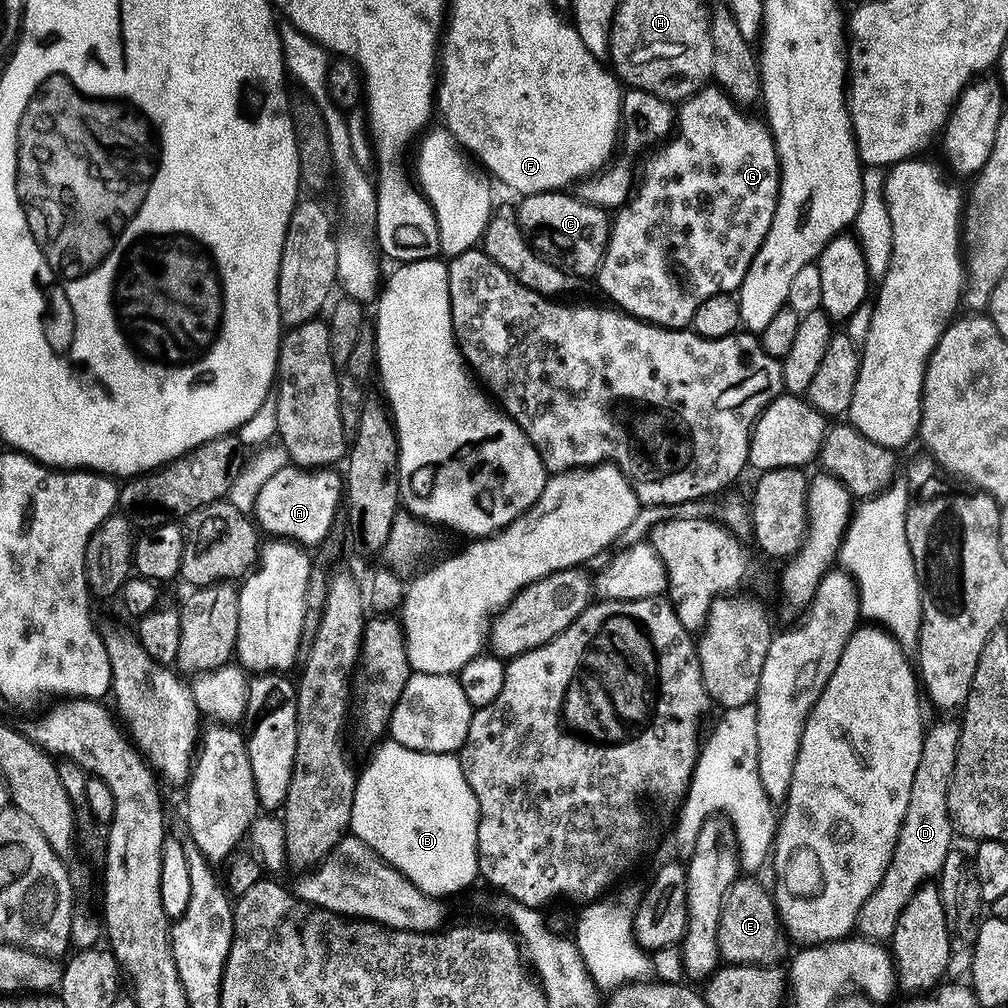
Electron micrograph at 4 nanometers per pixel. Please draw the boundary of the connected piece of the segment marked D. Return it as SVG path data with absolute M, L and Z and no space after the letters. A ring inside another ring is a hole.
M955 719L940 720L925 731L922 758L918 758L918 770L914 770L914 786L910 786L910 802L906 802L906 818L902 818L890 866L886 866L882 882L878 882L874 894L866 898L856 919L855 931L861 937L873 942L891 941L906 902L910 902L921 884L940 875L948 852L954 848L954 829L948 813L948 783L952 781L959 741L960 725Z

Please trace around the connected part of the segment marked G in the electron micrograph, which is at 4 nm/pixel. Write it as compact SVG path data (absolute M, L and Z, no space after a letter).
M705 86L679 105L671 137L653 147L656 149L649 154L648 161L644 164L644 177L641 180L639 177L638 187L621 208L615 209L610 220L608 245L600 263L598 281L600 280L601 290L613 300L609 301L619 311L635 316L637 320L646 320L649 324L659 324L662 328L683 329L691 325L698 306L702 306L706 298L715 296L718 292L735 293L746 278L746 270L754 254L758 254L770 230L770 222L774 222L774 210L780 197L780 159L776 153L776 140L767 123L759 115L747 116L744 112L747 111L735 104L718 86Z

